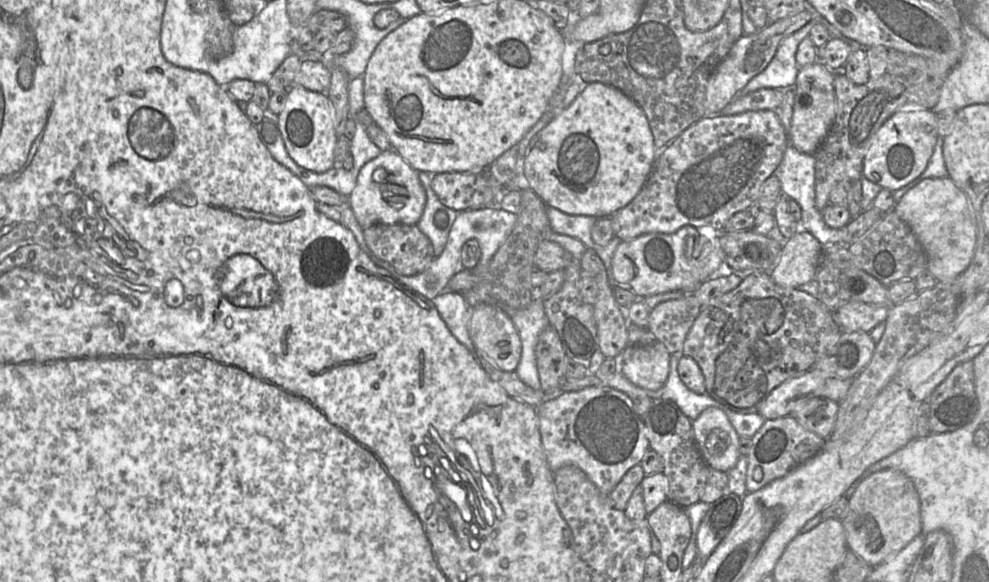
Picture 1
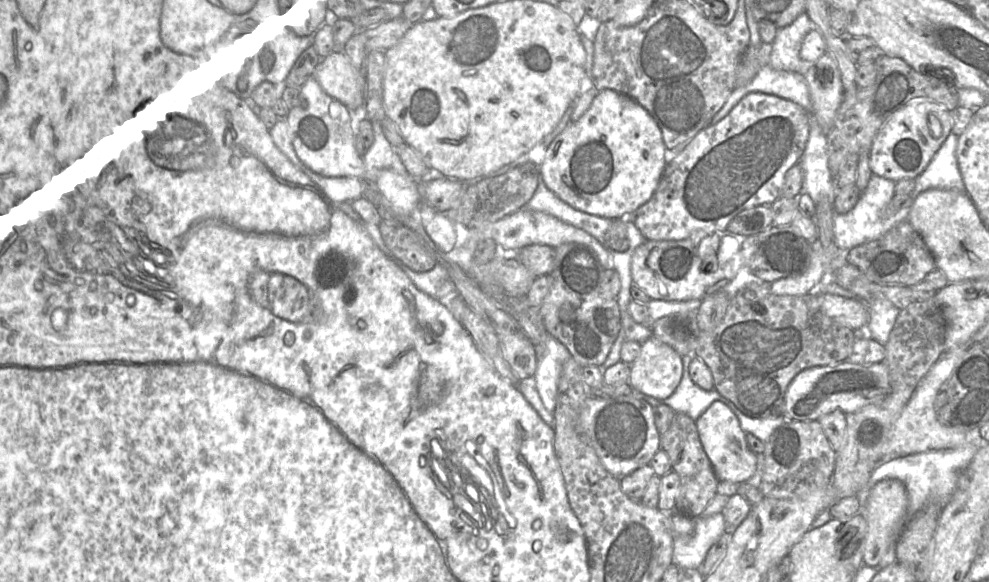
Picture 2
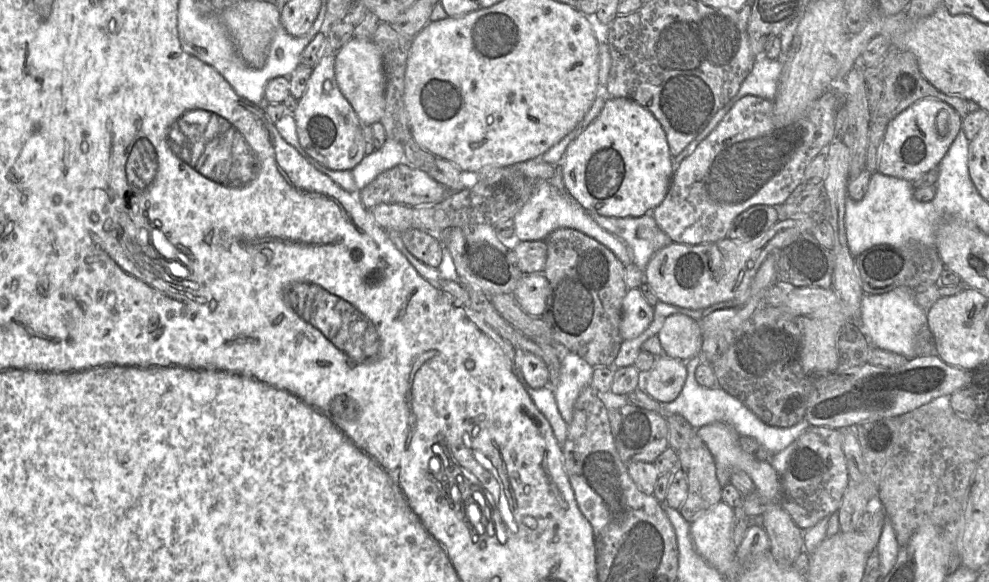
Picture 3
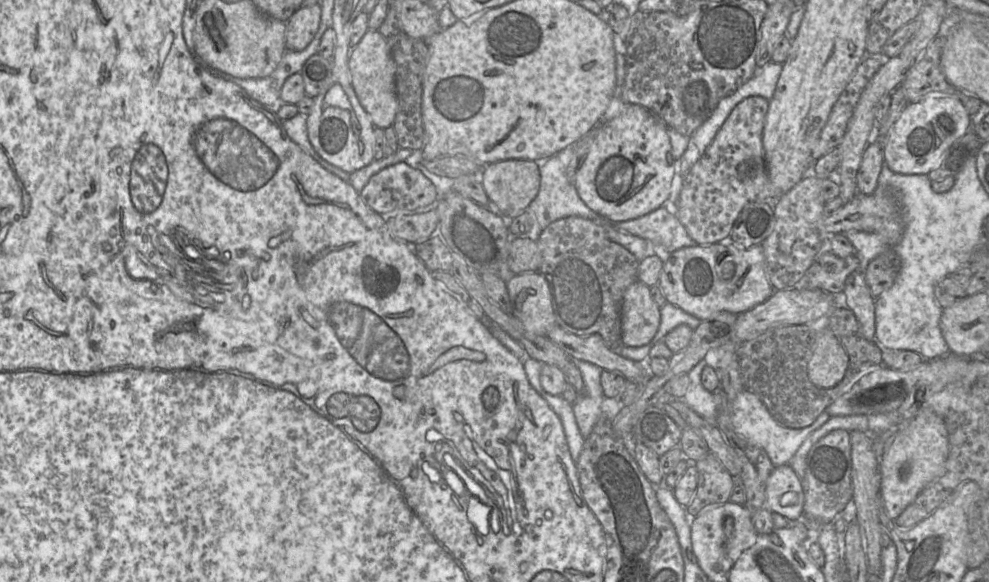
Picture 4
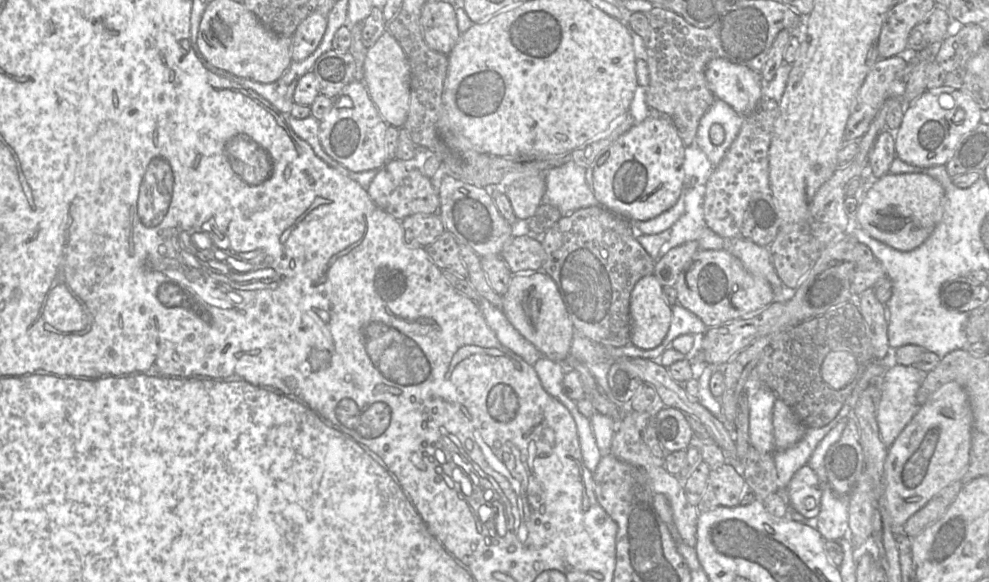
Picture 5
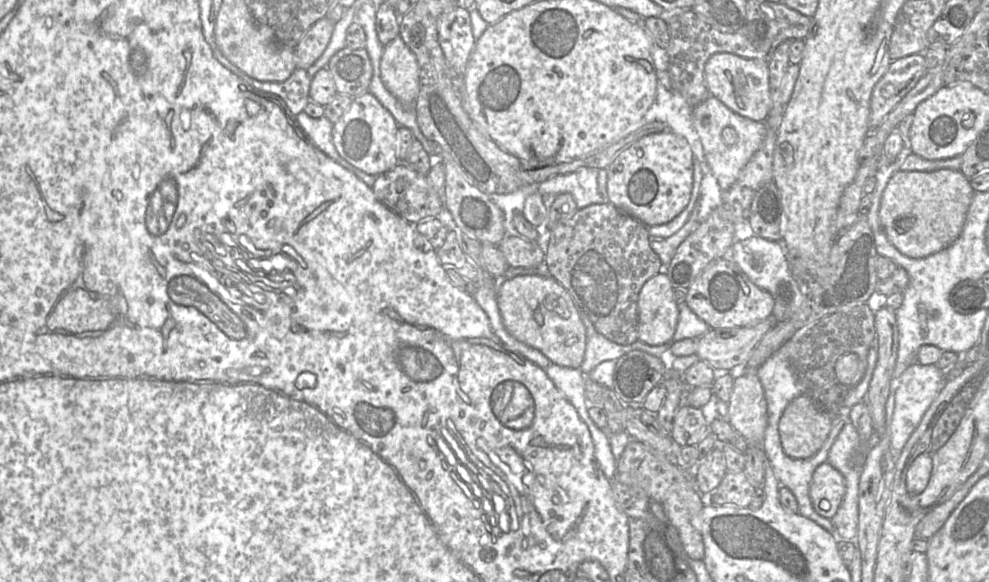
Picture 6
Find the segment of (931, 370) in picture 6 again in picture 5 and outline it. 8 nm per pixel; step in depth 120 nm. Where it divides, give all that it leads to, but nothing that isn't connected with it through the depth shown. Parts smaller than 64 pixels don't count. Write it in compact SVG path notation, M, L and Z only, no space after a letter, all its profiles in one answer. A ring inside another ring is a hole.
M889 365L881 381L881 399L877 410L877 423L880 436L886 447L890 447L904 428L910 423L920 406L917 403L916 394L927 372L921 371L913 365Z

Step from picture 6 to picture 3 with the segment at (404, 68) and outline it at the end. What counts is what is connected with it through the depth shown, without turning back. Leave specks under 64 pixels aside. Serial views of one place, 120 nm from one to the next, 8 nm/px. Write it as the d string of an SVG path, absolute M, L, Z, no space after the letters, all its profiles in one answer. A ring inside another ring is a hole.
M353 38L343 45L336 52L334 71L338 88L361 122L368 126L380 122L385 110L386 79L381 52L372 39Z

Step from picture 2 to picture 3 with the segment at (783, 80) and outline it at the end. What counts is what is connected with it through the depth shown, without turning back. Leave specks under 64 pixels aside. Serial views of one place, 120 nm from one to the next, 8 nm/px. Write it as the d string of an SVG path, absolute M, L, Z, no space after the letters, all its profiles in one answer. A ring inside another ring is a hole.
M764 55L758 58L737 94L713 116L708 125L693 139L696 147L717 127L732 106L744 96L753 95L774 101L779 88L781 72L782 61L780 59L771 60Z

